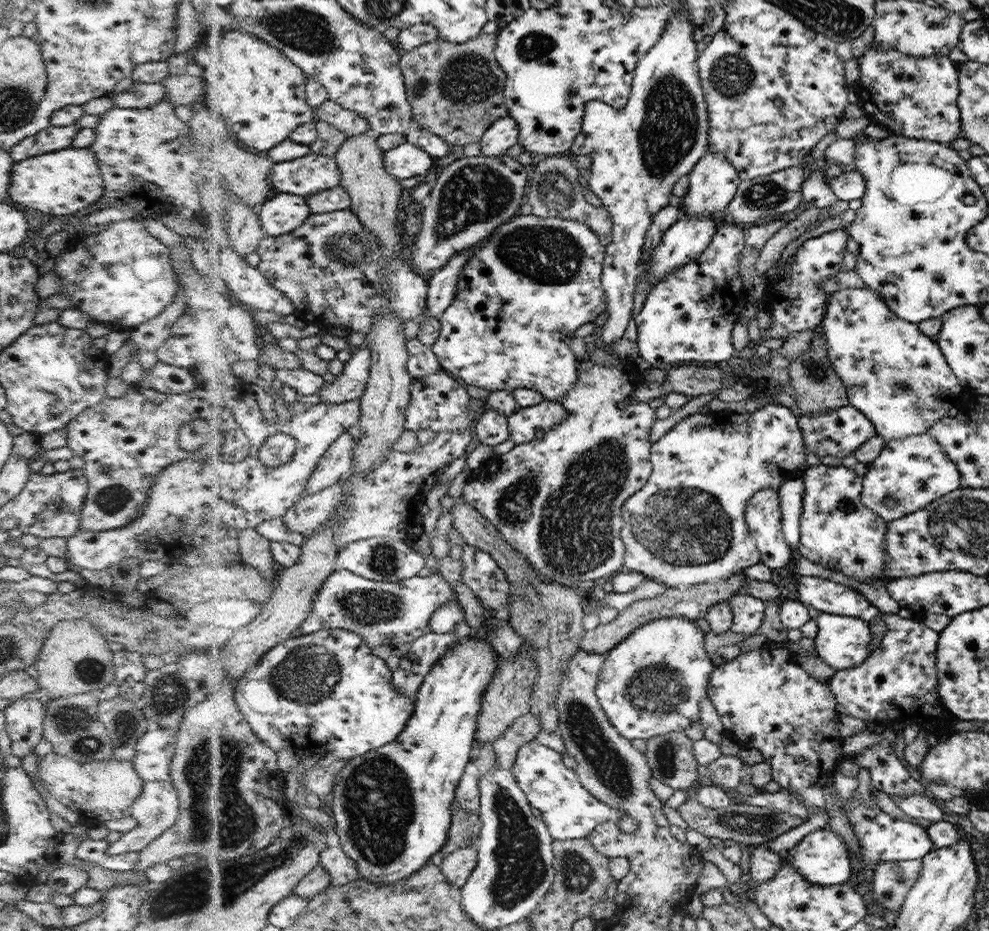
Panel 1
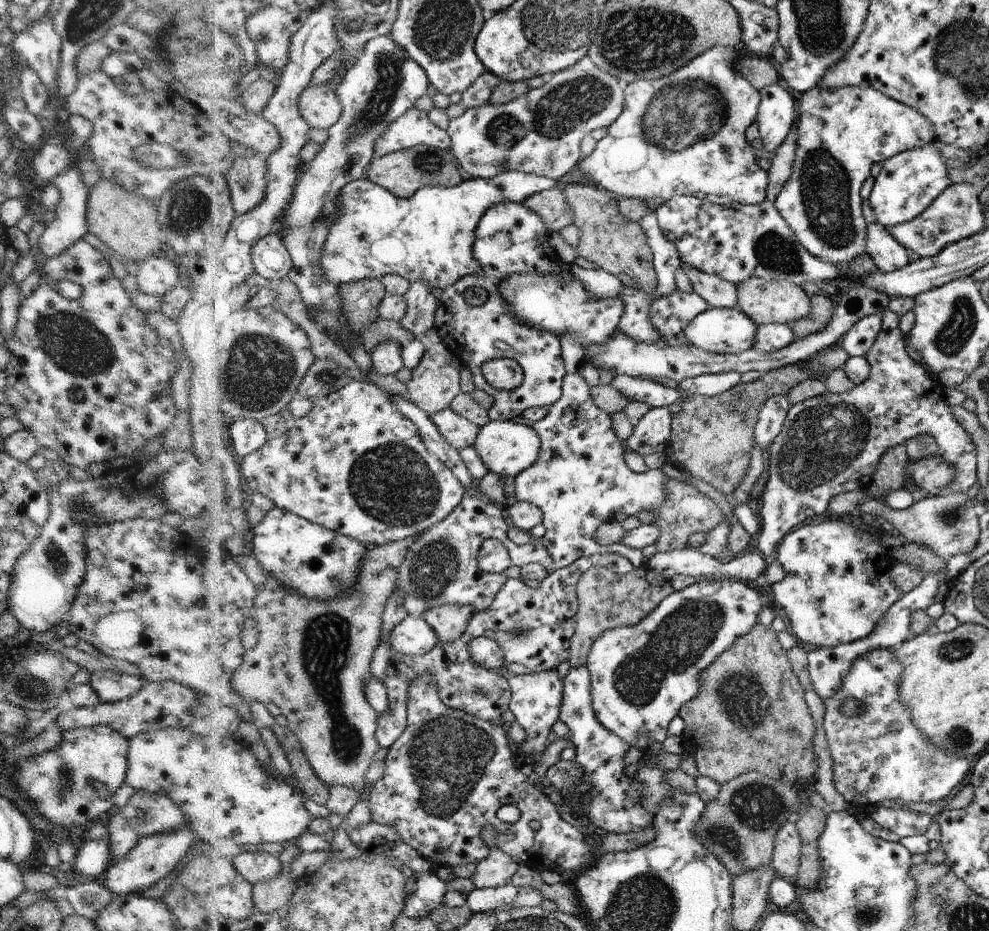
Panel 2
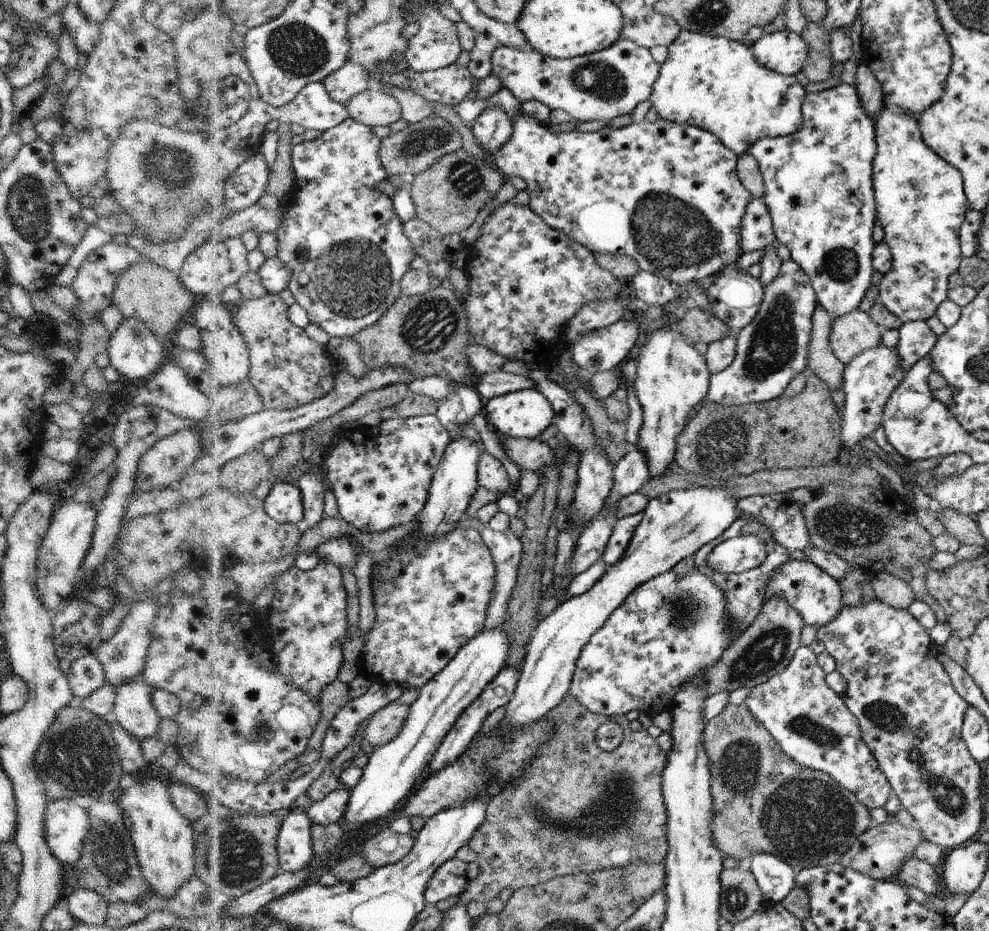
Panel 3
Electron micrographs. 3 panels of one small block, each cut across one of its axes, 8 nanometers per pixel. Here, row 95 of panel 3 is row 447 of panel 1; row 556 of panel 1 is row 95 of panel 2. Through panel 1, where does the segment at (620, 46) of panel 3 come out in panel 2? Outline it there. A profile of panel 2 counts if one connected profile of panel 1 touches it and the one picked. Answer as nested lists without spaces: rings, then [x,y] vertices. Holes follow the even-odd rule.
[[[586,55],[569,69],[554,73],[552,79],[537,89],[529,91],[520,98],[505,105],[482,105],[465,109],[465,113],[451,120],[449,133],[453,138],[453,151],[468,178],[491,179],[505,171],[534,173],[549,179],[567,179],[580,158],[580,142],[592,130],[606,126],[608,128],[624,112],[625,91],[618,80],[600,68],[596,68],[593,59]]]

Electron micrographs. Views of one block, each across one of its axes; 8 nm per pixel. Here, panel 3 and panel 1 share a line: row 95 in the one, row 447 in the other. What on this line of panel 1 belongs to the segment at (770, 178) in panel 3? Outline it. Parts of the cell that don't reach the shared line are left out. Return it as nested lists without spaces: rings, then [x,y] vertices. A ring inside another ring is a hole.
[[[842,406],[824,414],[803,414],[801,427],[805,433],[807,449],[822,457],[825,455],[845,457],[854,453],[862,444],[876,435],[874,424],[853,406]]]

